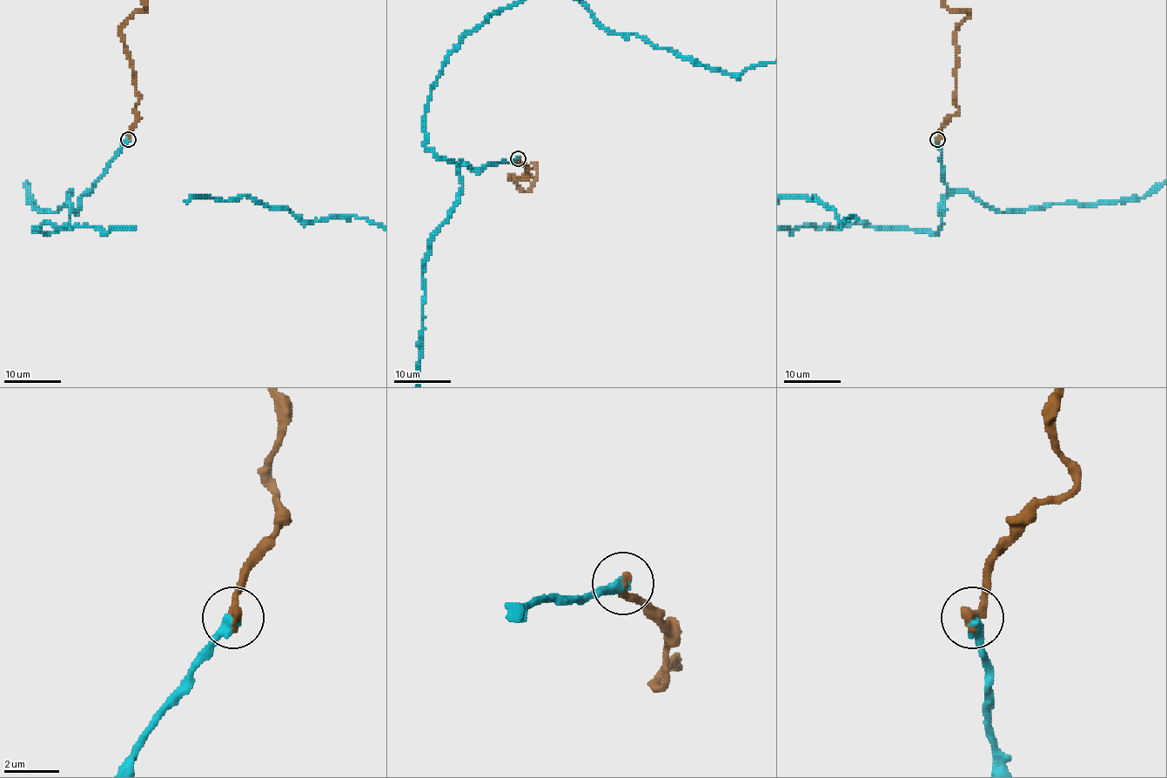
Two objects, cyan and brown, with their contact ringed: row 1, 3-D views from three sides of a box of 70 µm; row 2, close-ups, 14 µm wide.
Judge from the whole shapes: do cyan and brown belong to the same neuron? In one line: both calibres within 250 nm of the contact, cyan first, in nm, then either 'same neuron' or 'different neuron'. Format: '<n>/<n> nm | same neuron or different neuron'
420/360 nm | same neuron

